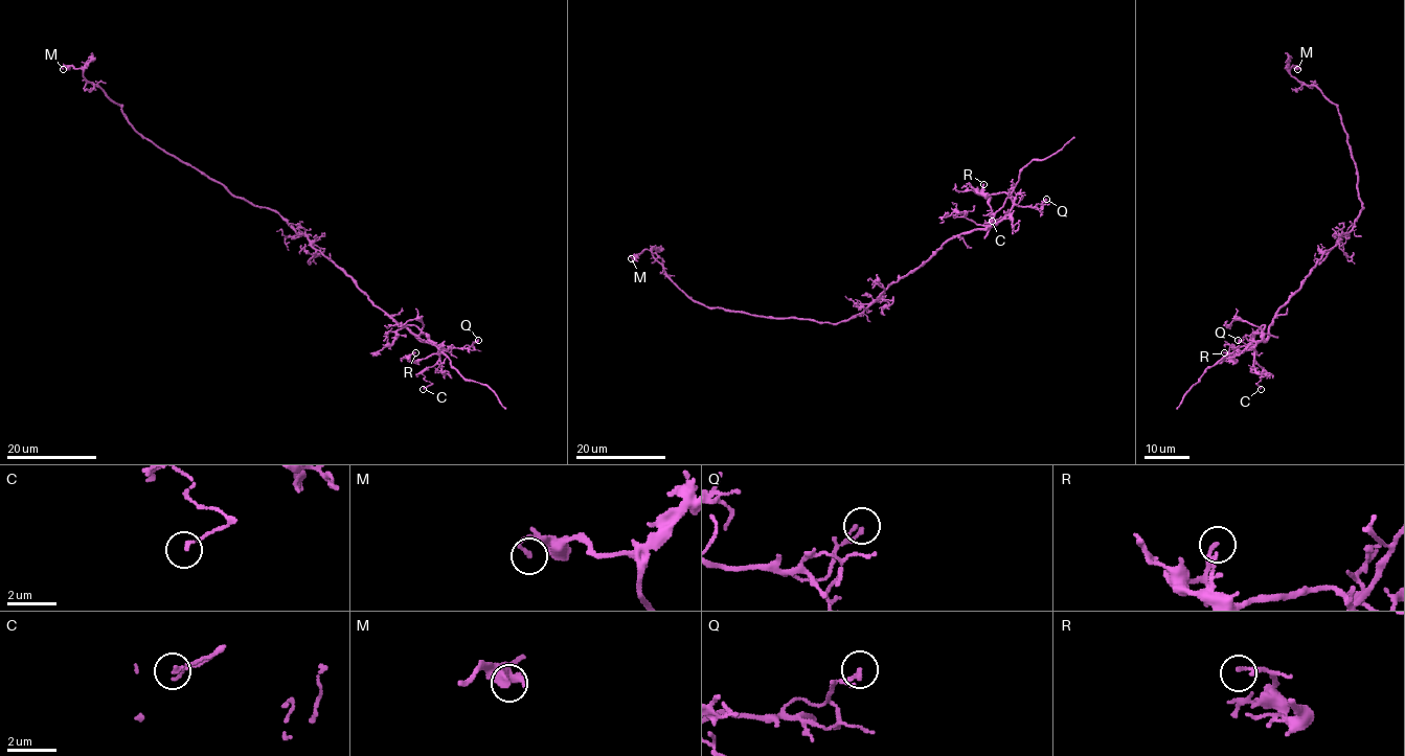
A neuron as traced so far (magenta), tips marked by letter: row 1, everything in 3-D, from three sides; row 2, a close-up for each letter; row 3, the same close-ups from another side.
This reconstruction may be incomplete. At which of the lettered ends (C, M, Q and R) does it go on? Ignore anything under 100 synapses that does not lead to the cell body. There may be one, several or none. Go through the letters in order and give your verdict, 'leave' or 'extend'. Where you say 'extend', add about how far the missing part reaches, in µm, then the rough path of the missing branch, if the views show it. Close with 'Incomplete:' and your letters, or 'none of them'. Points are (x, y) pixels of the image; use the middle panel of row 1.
C: leave
M: leave
Q: leave
R: leave
Incomplete: none of them

